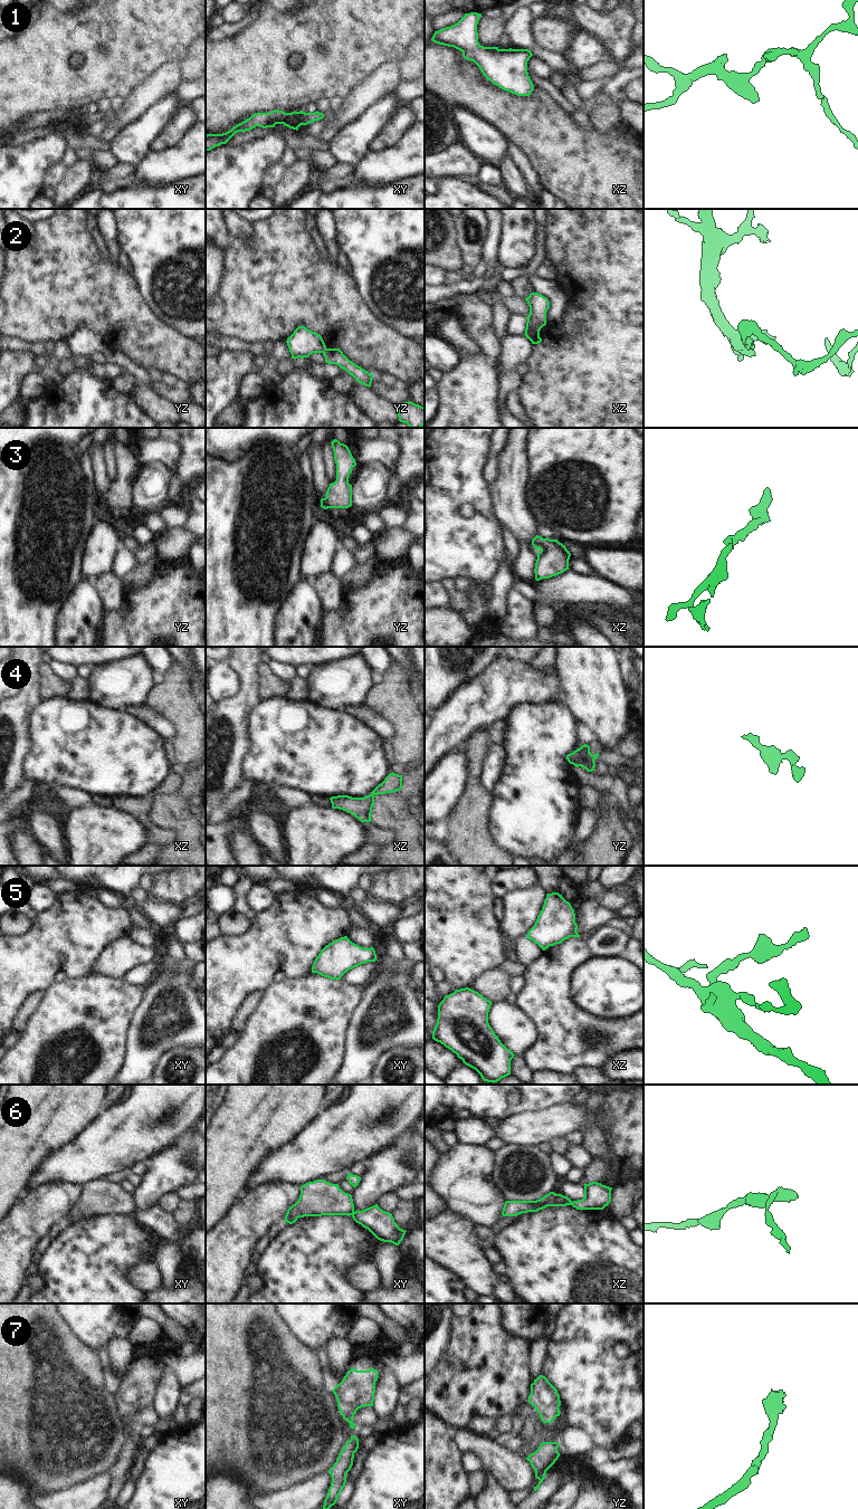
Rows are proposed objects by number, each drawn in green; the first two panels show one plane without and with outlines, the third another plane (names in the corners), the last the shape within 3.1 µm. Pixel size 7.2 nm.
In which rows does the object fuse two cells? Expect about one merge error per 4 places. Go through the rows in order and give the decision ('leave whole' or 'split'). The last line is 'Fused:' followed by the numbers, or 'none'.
1: leave whole
2: leave whole
3: leave whole
4: leave whole
5: leave whole
6: split
7: leave whole
Fused: 6

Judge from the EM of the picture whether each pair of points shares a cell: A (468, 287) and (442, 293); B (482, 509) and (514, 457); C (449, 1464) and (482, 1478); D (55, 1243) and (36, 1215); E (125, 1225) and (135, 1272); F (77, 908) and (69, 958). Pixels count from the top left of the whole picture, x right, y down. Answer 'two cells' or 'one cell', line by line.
A: one cell
B: two cells
C: two cells
D: two cells
E: two cells
F: one cell

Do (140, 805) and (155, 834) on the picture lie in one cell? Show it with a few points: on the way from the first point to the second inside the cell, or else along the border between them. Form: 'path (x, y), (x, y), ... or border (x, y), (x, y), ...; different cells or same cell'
path (143, 812), (151, 828); same cell

